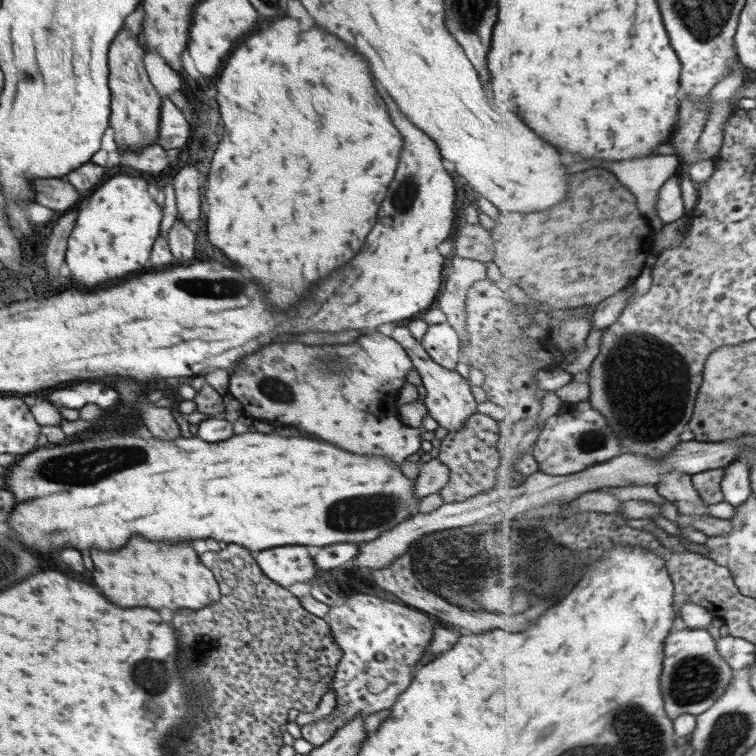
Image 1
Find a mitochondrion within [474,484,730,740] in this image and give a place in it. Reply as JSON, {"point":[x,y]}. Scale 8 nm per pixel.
{"point":[693,678]}

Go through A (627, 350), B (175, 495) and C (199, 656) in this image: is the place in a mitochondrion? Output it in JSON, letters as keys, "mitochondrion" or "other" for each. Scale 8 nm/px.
{"A":"mitochondrion","B":"other","C":"mitochondrion"}

